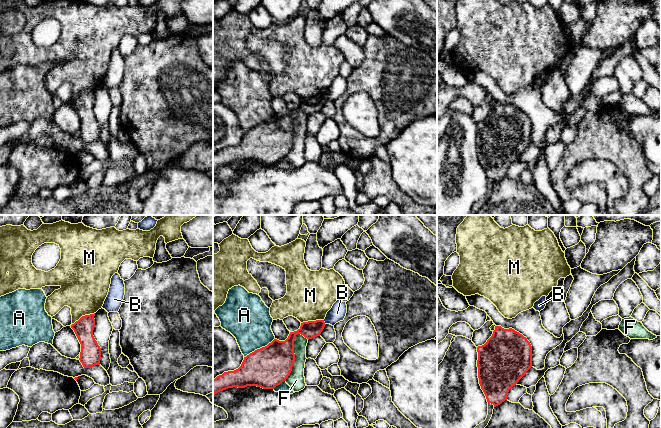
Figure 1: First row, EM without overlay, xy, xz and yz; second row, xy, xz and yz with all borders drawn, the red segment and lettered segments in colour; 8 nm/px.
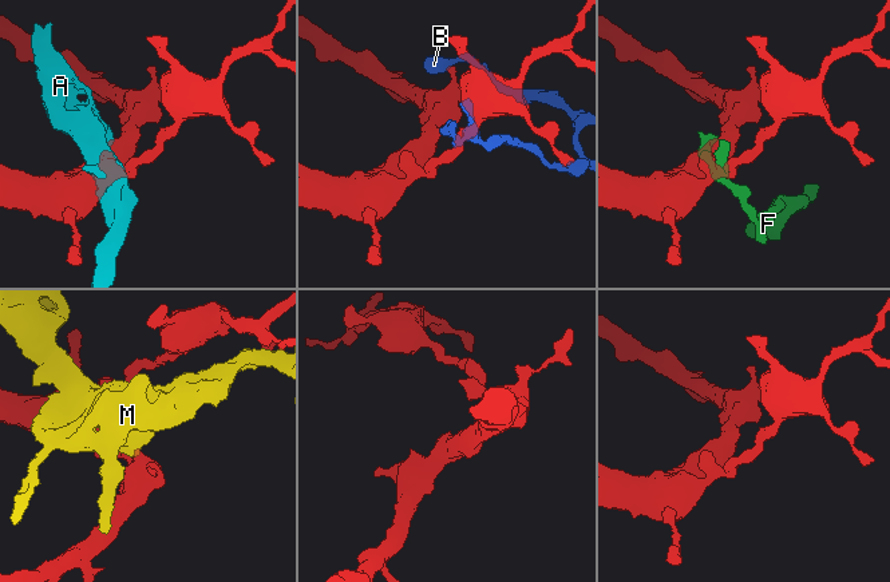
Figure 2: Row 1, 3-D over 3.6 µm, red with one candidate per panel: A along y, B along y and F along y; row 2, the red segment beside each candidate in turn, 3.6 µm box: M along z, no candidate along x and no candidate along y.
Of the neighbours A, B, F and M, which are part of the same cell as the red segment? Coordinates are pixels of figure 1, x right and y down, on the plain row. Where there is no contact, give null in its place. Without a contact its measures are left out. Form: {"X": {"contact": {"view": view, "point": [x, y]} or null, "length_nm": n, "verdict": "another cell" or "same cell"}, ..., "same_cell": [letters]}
{"A": {"contact": {"view": "xz", "point": [260, 124]}, "length_nm": 300, "verdict": "another cell"}, "B": {"contact": {"view": "xz", "point": [324, 98]}, "length_nm": 40, "verdict": "another cell"}, "F": {"contact": {"view": "xz", "point": [294, 132]}, "length_nm": 400, "verdict": "another cell"}, "M": {"contact": {"view": "xy", "point": [82, 92]}, "length_nm": 220, "verdict": "another cell"}, "same_cell": []}

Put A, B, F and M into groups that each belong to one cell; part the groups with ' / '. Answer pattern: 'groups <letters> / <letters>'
groups A / B / F / M

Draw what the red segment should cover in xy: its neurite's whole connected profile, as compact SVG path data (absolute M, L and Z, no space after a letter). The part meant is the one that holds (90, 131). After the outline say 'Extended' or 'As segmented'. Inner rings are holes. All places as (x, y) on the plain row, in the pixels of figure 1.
M95 89L82 92L78 97L71 101L80 120L80 138L84 144L91 144L100 141L101 124L93 112L95 102Z. As segmented

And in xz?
M324 96L301 99L297 107L290 108L285 117L274 115L267 122L255 126L246 133L241 142L224 148L213 155L213 172L228 164L257 162L274 165L286 157L295 137L294 116L297 110L312 115L320 112L325 103Z. As segmented

